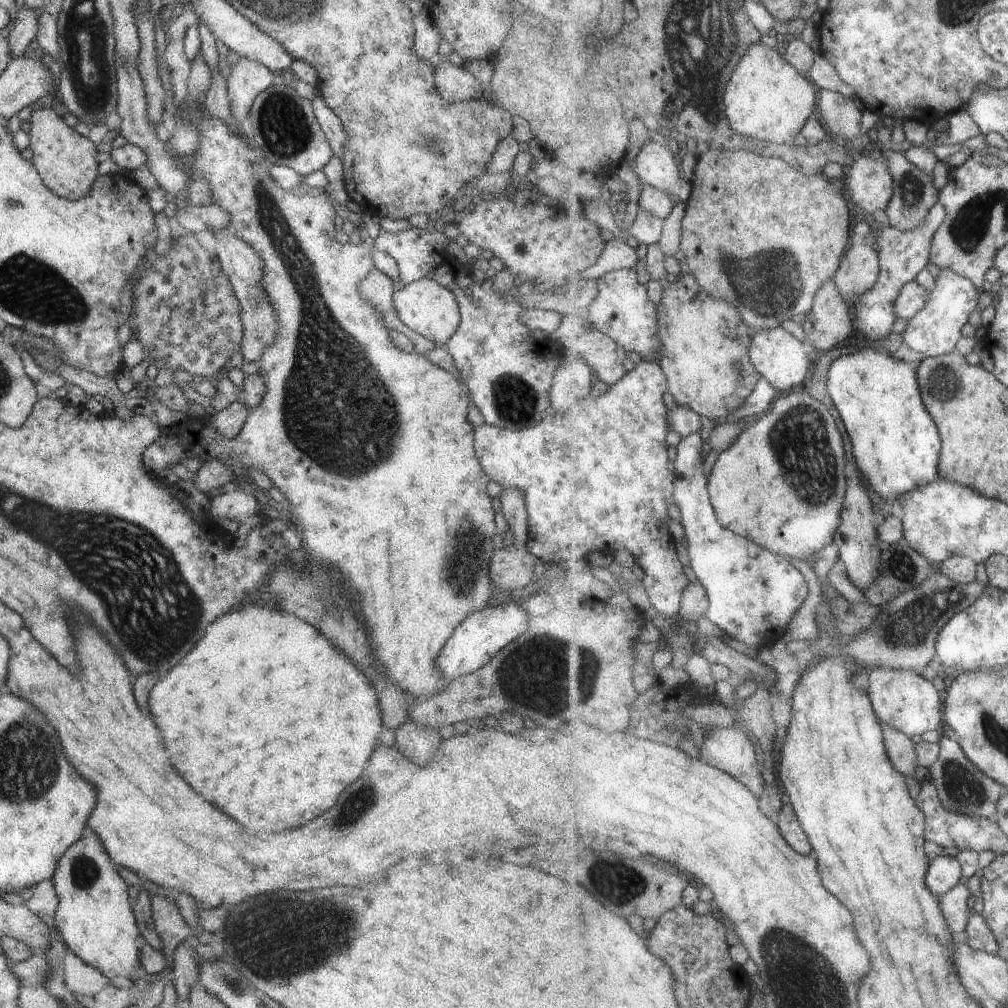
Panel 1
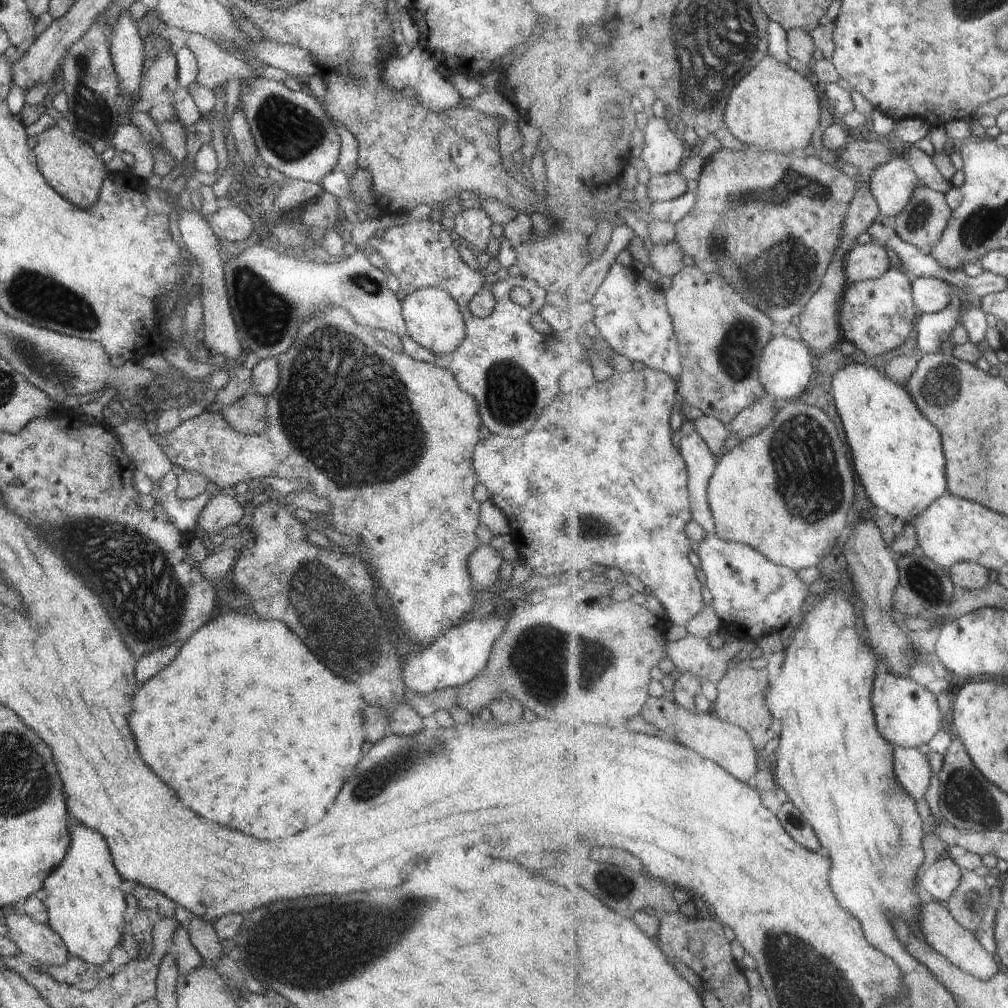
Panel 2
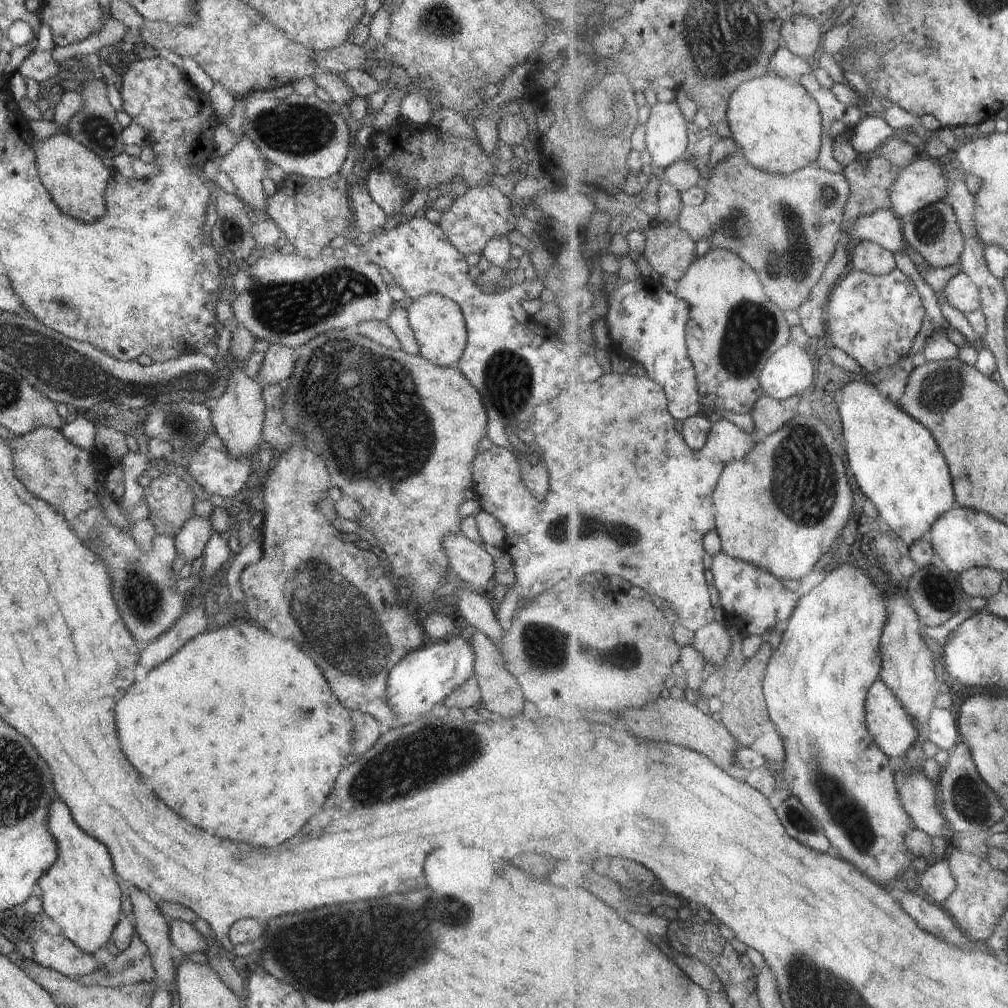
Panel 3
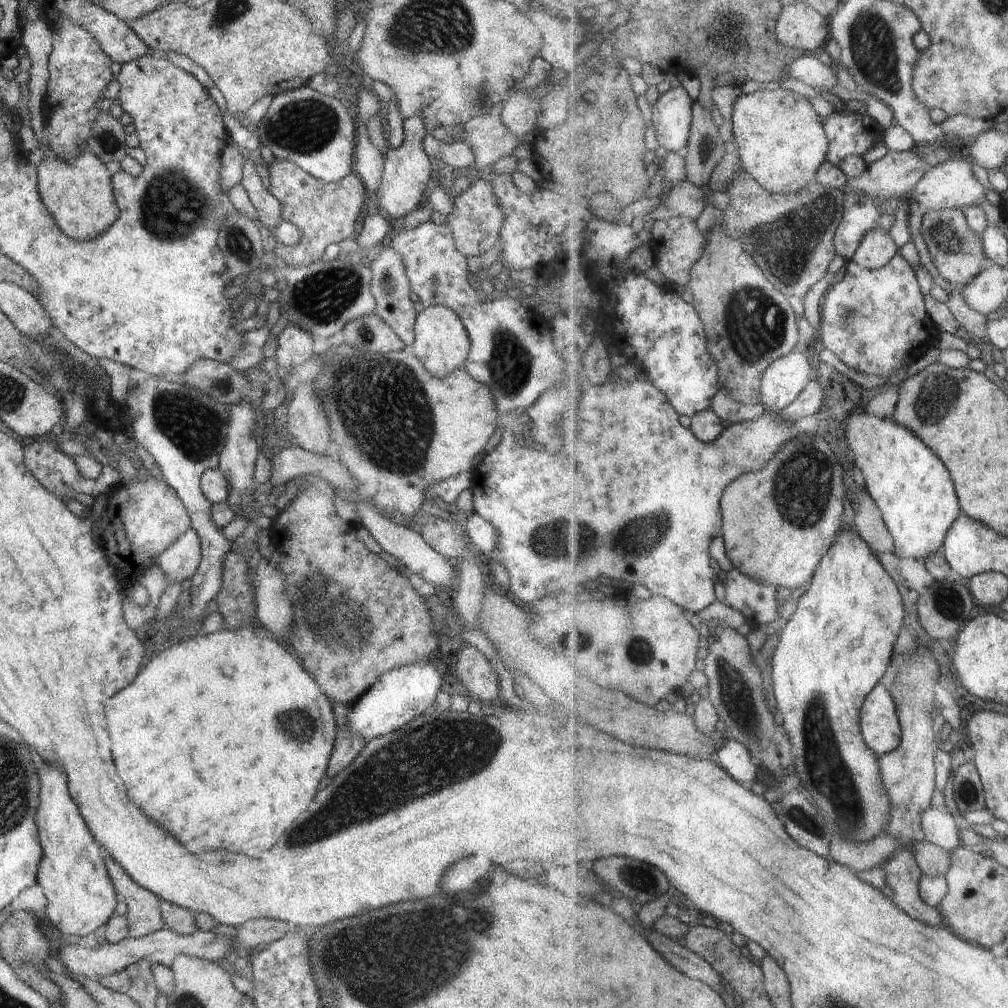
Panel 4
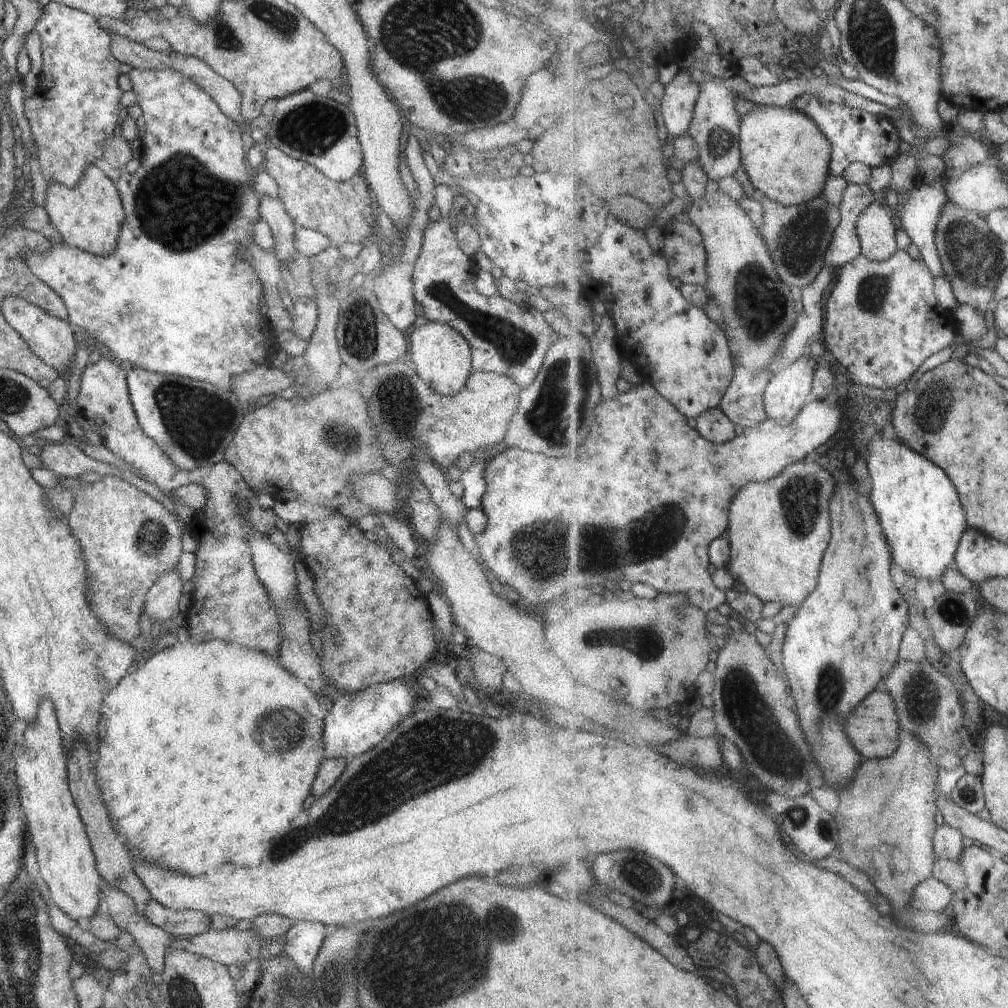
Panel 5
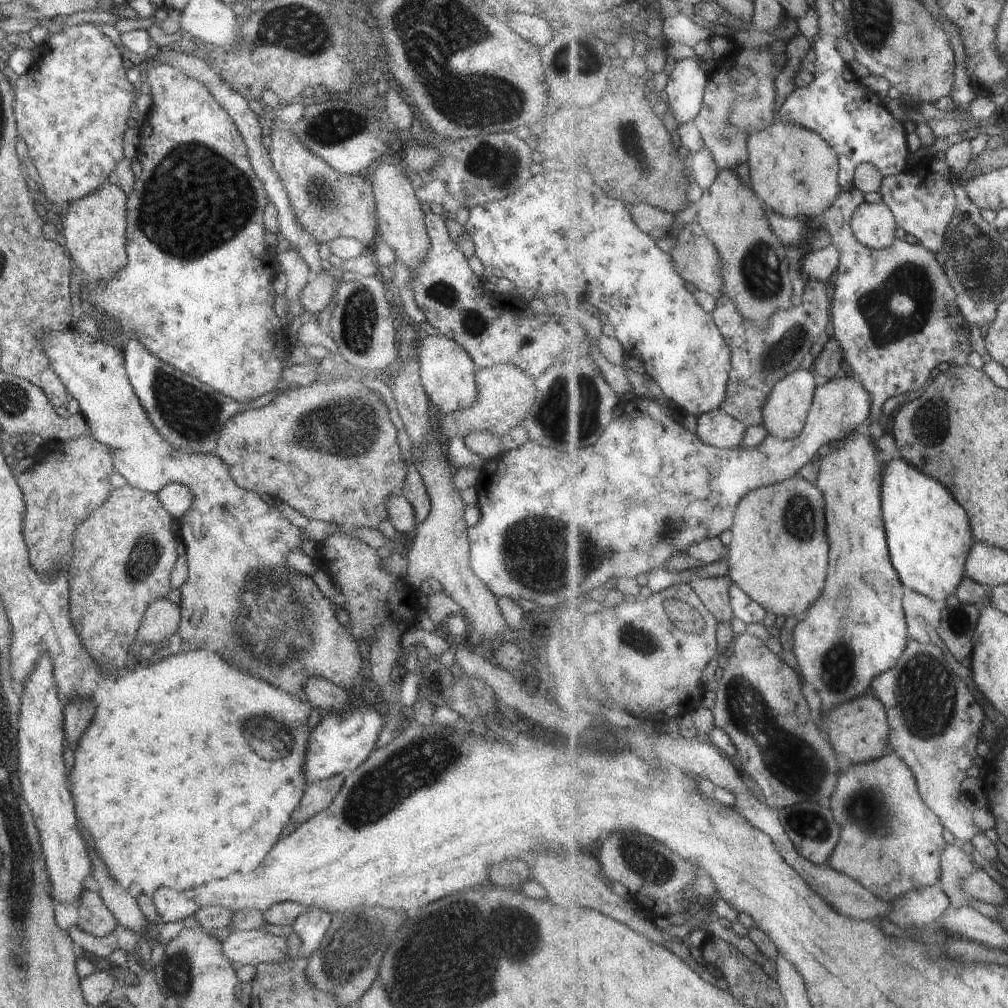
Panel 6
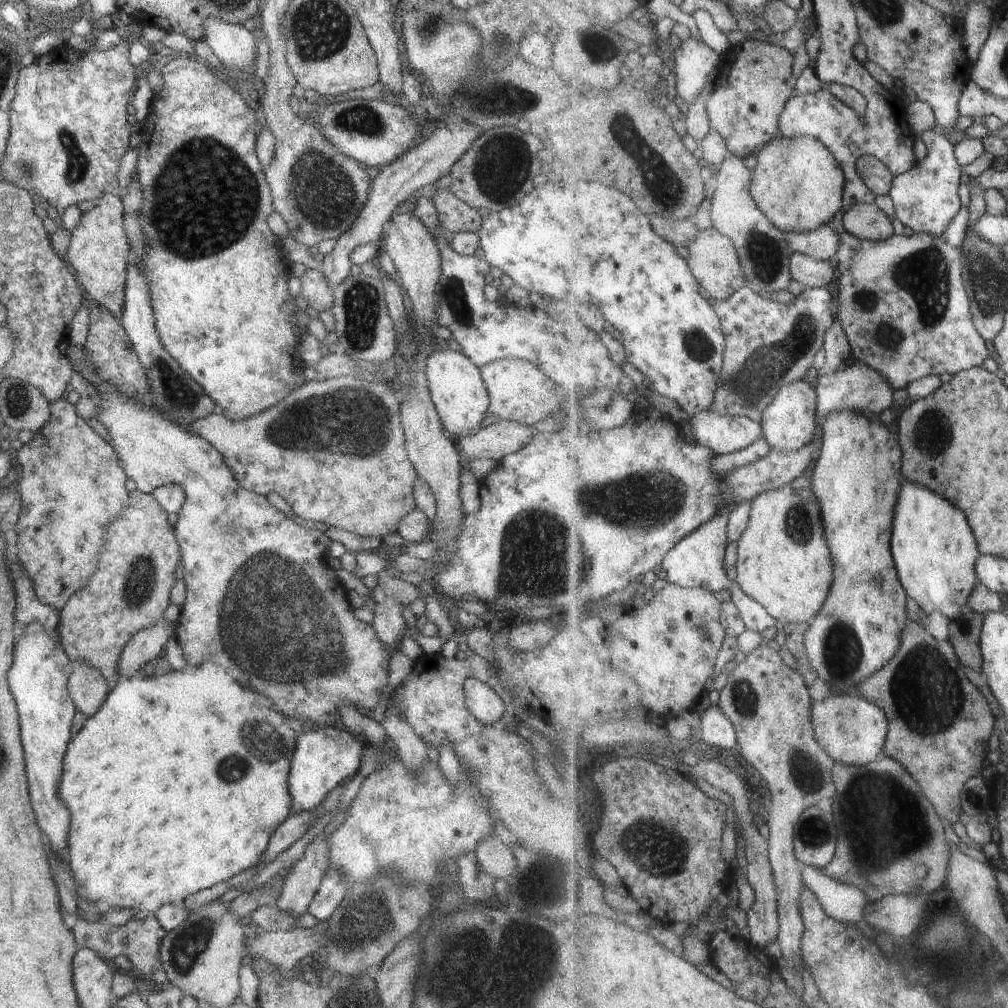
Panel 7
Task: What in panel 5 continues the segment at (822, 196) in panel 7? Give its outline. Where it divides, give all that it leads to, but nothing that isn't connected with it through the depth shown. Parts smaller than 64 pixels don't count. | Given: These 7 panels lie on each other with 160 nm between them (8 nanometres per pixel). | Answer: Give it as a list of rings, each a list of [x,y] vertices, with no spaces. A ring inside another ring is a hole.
[[[760,105],[745,117],[741,130],[741,149],[743,150],[744,171],[755,188],[764,192],[770,200],[787,207],[800,206],[806,201],[813,201],[822,196],[827,180],[832,174],[833,143],[819,124],[802,114],[792,114],[792,118],[784,118],[782,110],[778,110],[778,107]],[[772,128],[774,128],[774,134],[772,134]],[[782,132],[788,138],[780,138]]]

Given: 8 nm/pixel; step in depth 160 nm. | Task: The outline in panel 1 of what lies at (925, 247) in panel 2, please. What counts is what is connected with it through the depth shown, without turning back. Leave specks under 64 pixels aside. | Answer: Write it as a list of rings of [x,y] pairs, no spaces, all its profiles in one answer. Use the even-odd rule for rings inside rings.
[[[892,152],[890,164],[895,178],[895,195],[886,211],[890,224],[903,231],[913,231],[927,221],[930,211],[941,202],[942,190],[936,188],[933,175],[912,164],[905,153]]]

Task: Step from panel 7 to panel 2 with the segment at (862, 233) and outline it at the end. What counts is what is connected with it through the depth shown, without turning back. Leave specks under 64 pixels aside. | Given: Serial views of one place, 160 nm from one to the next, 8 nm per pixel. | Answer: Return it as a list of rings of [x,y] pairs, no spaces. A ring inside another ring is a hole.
[[[877,242],[862,246],[856,245],[847,258],[847,276],[851,284],[865,284],[872,279],[883,278],[891,270],[891,260],[888,254],[891,251]]]

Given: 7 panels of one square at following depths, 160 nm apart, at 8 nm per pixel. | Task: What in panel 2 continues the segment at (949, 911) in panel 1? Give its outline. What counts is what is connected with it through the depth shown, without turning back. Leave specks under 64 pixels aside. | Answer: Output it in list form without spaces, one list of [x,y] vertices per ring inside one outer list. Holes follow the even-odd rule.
[[[970,871],[964,873],[962,885],[946,904],[956,920],[972,932],[977,932],[982,926],[984,914],[989,911],[994,888],[986,882],[984,876]]]

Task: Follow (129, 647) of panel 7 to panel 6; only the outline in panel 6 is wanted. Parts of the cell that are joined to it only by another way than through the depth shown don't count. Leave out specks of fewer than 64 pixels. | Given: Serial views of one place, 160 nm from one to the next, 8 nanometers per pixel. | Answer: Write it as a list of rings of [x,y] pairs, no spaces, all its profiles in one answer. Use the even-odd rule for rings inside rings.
[[[164,599],[154,601],[145,612],[138,627],[135,642],[141,646],[154,644],[159,647],[177,632],[181,623],[181,612],[178,605]]]

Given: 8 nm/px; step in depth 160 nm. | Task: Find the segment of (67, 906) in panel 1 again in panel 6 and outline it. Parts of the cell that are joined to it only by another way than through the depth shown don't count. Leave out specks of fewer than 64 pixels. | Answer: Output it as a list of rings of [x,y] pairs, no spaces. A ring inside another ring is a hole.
[[[46,653],[38,658],[34,674],[23,684],[20,694],[20,730],[18,730],[18,772],[21,797],[31,810],[39,832],[49,876],[49,891],[58,903],[78,903],[86,876],[90,876],[91,858],[87,844],[77,829],[73,796],[67,784],[64,758],[64,713],[54,680],[53,664]]]

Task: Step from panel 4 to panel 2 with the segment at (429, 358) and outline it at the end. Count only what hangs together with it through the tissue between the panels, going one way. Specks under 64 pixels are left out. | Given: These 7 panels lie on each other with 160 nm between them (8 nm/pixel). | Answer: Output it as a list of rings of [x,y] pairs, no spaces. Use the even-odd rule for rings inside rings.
[[[423,287],[401,301],[402,316],[408,335],[423,348],[438,355],[452,355],[466,336],[462,312],[448,292],[437,287]]]

